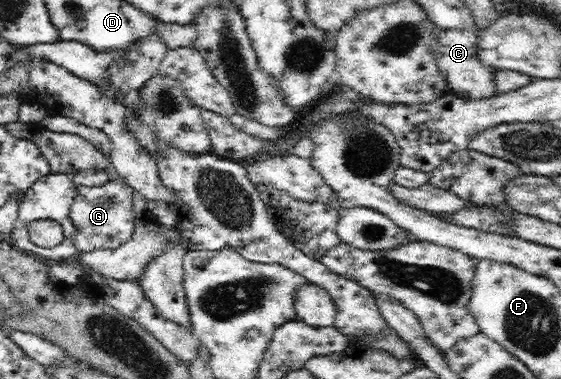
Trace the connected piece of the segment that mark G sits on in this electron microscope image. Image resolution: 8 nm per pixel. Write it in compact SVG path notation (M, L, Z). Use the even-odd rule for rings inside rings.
M121 178L110 179L99 186L78 186L70 217L74 226L73 242L80 254L100 250L115 250L130 241L135 220L135 198L133 187Z

